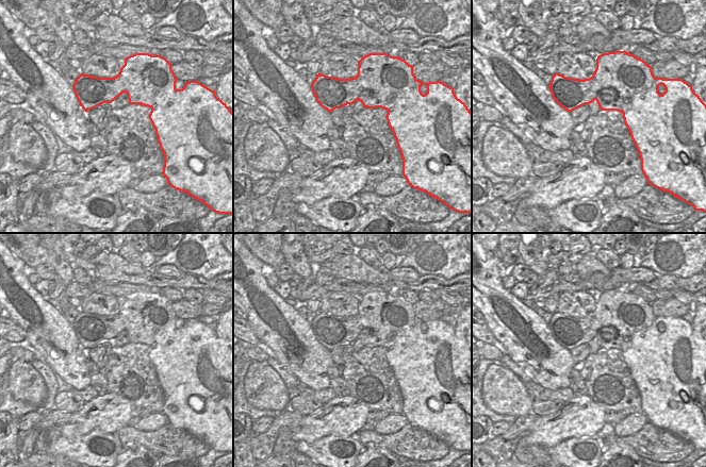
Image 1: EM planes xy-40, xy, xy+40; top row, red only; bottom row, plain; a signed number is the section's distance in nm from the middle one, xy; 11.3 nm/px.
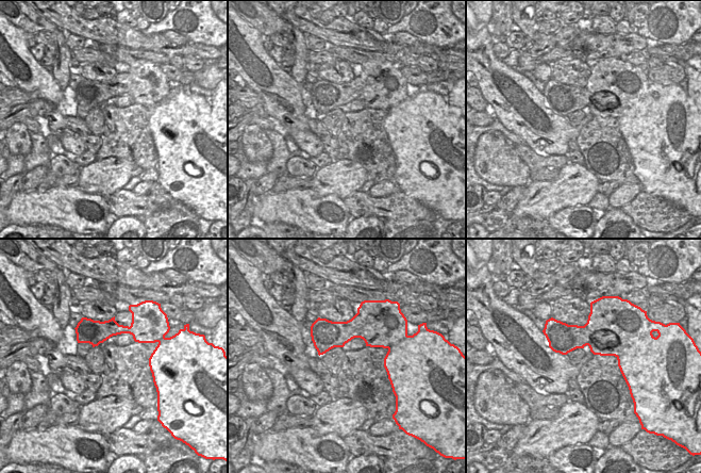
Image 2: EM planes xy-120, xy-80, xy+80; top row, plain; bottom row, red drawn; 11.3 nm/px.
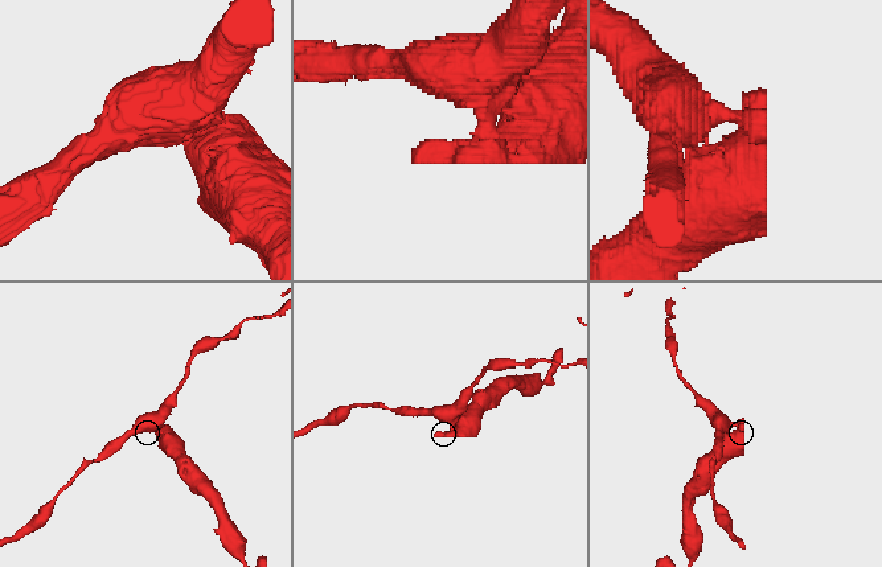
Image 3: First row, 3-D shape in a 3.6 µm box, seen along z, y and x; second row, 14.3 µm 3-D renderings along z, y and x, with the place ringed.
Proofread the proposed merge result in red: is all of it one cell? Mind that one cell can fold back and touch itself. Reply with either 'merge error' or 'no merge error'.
merge error

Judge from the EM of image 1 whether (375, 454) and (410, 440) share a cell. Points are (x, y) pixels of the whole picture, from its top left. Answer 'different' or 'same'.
different

